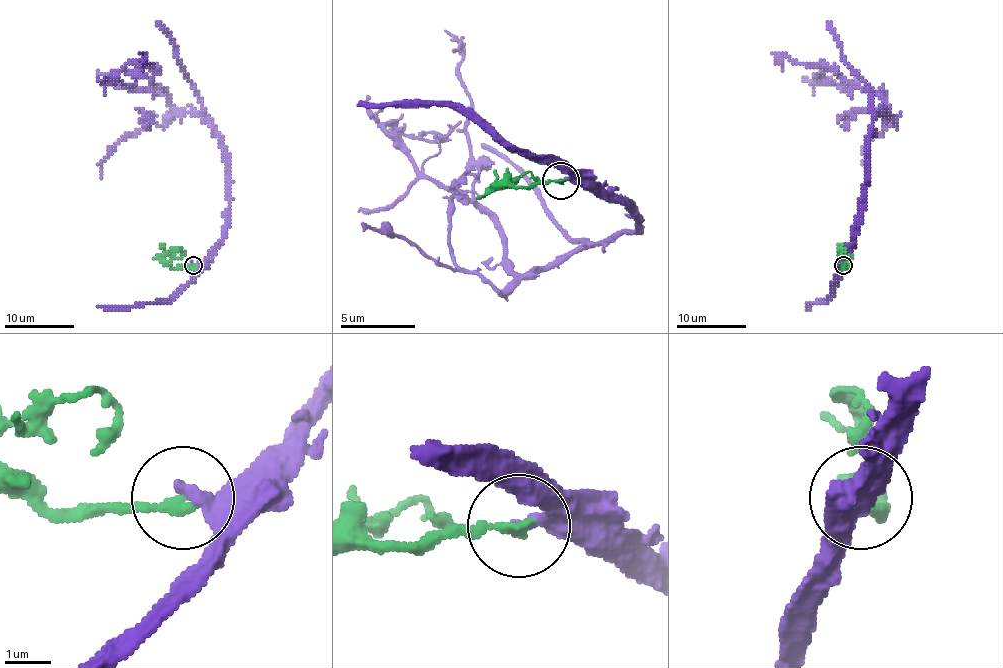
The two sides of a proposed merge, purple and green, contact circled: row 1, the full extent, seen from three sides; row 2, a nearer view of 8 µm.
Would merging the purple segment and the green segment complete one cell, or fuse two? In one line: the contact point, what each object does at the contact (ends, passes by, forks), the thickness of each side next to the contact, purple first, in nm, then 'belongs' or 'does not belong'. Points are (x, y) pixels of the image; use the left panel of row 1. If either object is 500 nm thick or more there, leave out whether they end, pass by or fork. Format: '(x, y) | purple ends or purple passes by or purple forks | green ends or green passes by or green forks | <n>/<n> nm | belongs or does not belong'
(193, 265) | purple ends | green ends | 380/240 nm | does not belong

